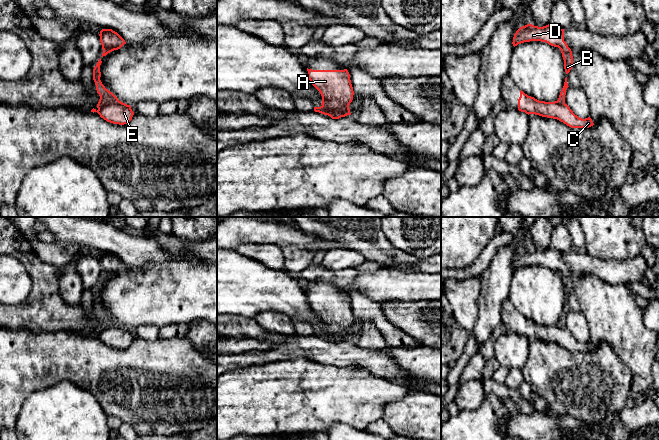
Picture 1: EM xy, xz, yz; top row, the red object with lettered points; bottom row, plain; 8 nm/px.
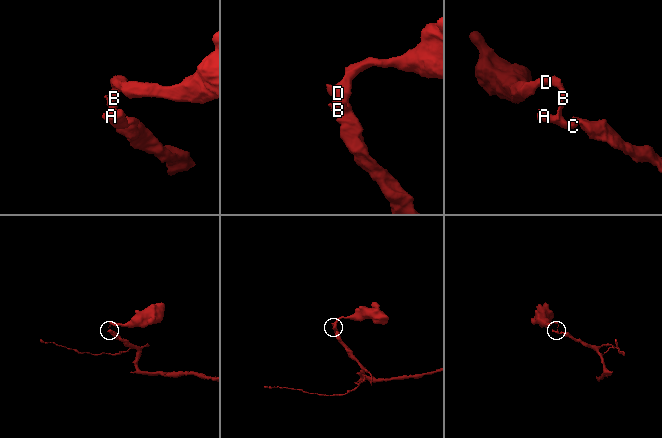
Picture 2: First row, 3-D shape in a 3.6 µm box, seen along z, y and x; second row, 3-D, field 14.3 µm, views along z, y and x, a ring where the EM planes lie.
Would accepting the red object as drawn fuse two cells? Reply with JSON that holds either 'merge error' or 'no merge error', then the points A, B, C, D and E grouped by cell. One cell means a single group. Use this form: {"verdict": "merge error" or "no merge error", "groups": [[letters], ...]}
{"verdict": "merge error", "groups": [["A", "C", "E"], ["B", "D"]]}

